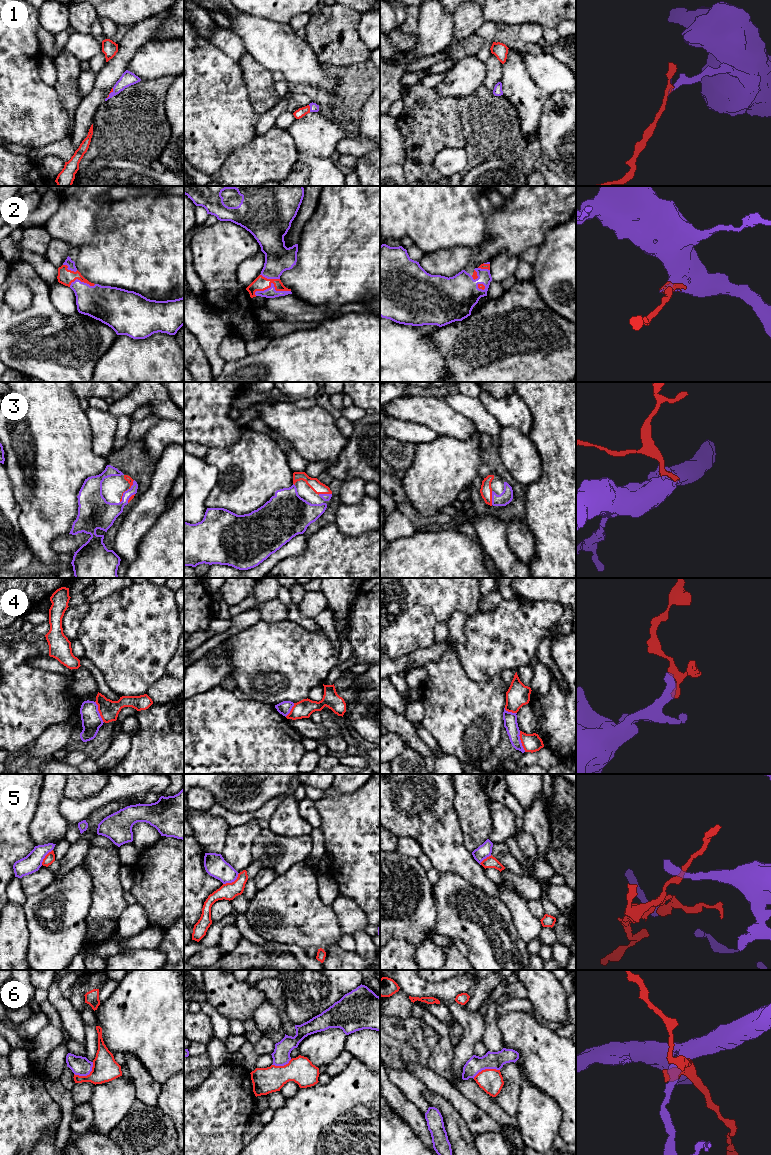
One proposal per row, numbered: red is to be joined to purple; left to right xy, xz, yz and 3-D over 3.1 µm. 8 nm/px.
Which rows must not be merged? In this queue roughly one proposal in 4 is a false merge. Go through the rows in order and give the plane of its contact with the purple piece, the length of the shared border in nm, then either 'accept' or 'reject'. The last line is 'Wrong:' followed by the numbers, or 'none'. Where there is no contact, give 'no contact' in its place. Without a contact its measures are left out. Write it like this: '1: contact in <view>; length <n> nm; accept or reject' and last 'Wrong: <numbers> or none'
1: contact in xz; length 60 nm; accept
2: contact in xz; length 300 nm; accept
3: contact in yz; length 110 nm; accept
4: contact in xy; length 190 nm; reject
5: contact in xz; length 160 nm; reject
6: contact in xy; length 190 nm; reject
Wrong: 4, 5, 6

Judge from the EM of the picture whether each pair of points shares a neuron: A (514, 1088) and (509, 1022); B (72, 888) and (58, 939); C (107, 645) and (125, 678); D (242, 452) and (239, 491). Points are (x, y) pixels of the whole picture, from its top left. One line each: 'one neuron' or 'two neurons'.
A: two neurons
B: one neuron
C: one neuron
D: one neuron

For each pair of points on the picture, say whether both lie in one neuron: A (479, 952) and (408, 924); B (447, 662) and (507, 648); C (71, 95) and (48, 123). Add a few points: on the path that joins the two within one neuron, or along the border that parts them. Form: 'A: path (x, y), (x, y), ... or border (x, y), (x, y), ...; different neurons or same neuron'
A: border (436, 910), (436, 922), (431, 934); different neurons
B: border (464, 636), (453, 648), (473, 679); different neurons
C: border (53, 86), (72, 127); different neurons

